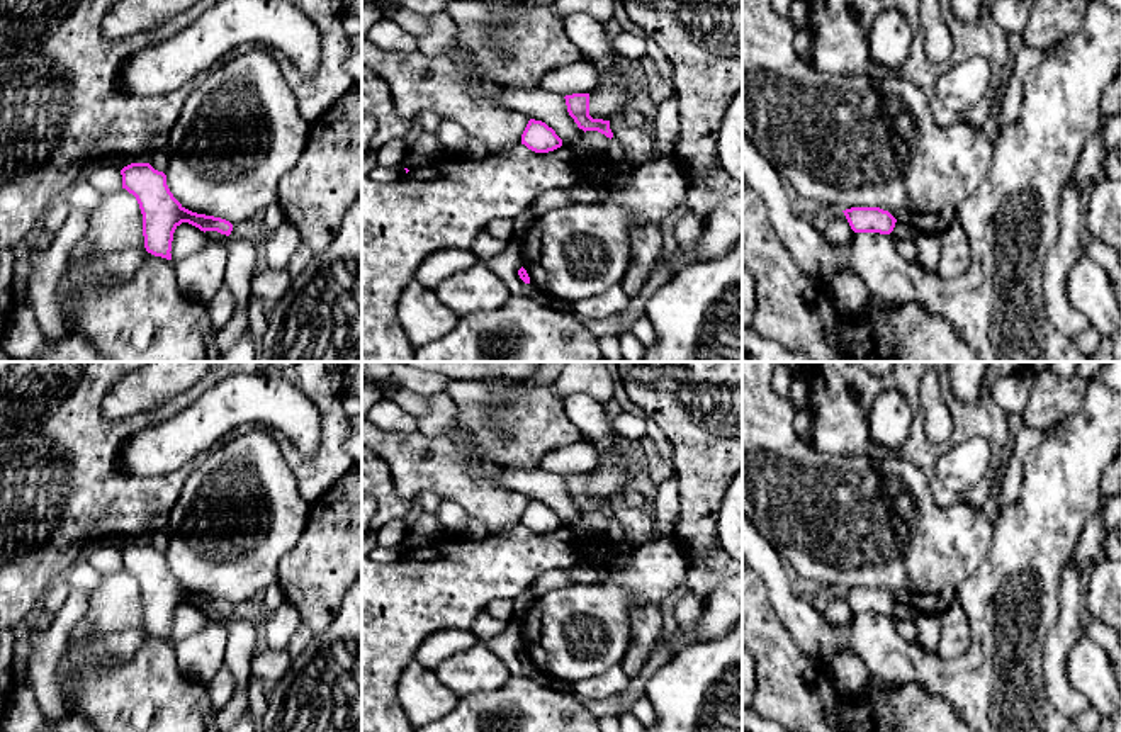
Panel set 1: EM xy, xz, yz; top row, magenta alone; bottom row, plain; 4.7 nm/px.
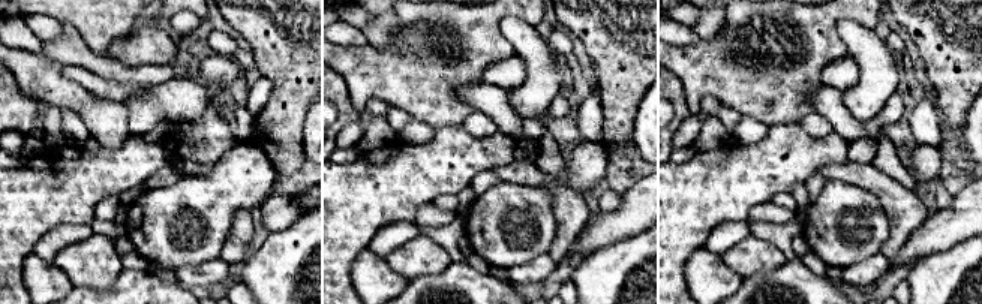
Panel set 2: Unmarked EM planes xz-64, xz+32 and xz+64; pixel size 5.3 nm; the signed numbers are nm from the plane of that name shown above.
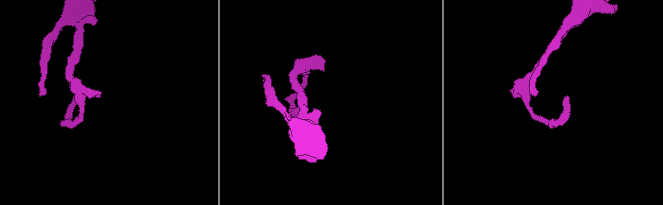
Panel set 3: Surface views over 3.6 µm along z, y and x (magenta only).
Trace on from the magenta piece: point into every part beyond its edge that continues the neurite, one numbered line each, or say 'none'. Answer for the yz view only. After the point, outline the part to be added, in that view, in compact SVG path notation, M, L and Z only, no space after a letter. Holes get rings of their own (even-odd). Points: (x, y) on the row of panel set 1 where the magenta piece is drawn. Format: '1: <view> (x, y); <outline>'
none

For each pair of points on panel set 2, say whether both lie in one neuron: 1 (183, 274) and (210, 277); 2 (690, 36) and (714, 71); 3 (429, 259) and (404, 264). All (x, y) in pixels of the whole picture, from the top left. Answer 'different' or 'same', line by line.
1: same
2: different
3: same

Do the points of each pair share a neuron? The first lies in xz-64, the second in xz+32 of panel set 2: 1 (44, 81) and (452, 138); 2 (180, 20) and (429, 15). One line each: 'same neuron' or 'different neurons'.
1: different neurons
2: different neurons

